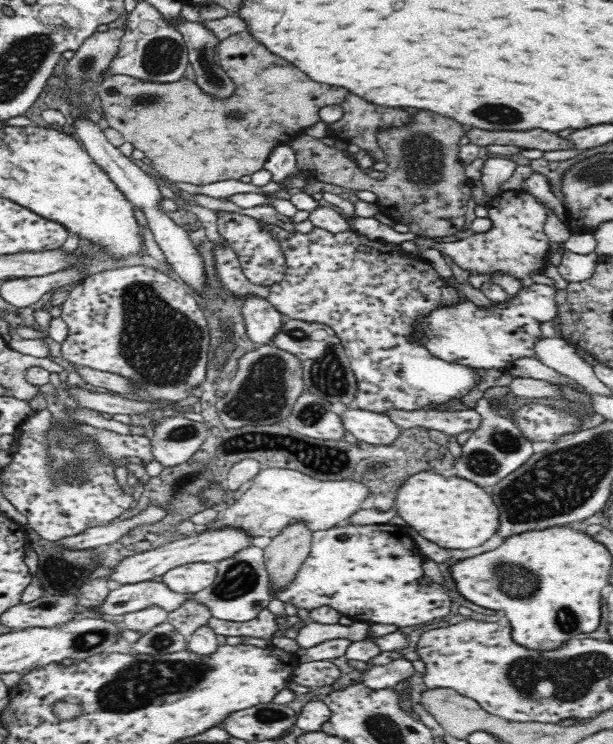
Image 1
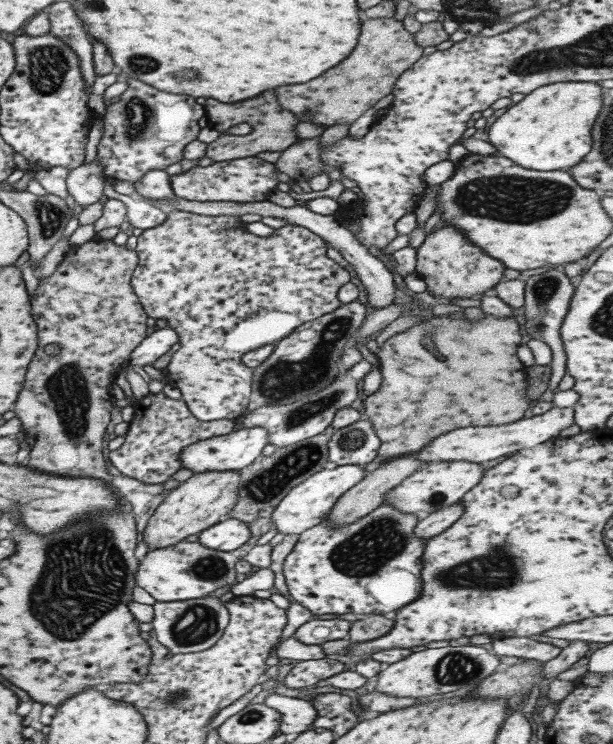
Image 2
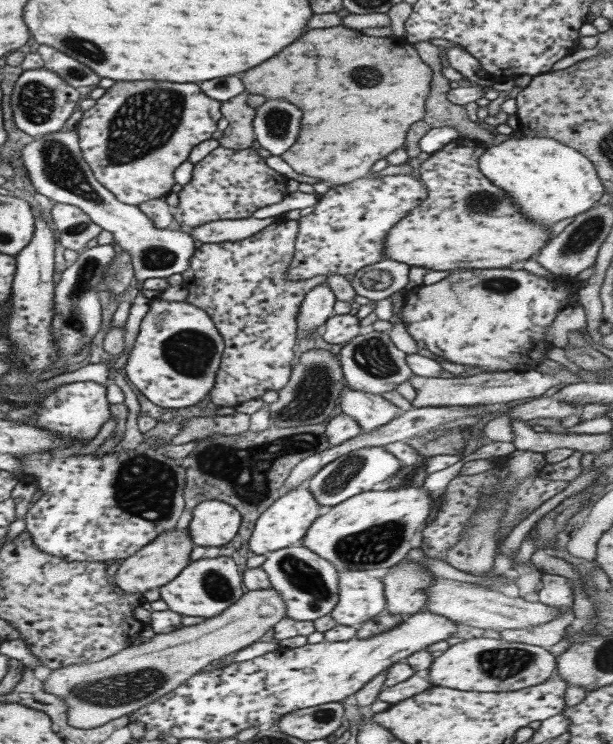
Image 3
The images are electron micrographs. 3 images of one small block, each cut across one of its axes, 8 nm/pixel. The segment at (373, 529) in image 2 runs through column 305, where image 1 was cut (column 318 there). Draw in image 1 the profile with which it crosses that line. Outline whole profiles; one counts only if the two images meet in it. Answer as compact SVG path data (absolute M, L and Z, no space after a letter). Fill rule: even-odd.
M401 521L386 524L341 523L326 530L313 532L311 551L298 569L294 580L284 587L276 589L269 586L272 598L282 600L297 610L304 608L310 612L322 606L334 608L356 622L359 627L371 624L391 624L400 628L429 623L444 619L450 612L451 598L444 587L436 582L424 580L424 562L428 558L422 554L416 542ZM339 534L347 534L347 541L340 541ZM424 582L428 584L424 584Z

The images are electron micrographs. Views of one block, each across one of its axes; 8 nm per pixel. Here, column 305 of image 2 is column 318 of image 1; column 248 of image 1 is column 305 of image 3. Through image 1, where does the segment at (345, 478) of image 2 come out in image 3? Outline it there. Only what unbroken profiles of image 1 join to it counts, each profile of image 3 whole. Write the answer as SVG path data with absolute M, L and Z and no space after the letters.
M305 484L281 493L257 518L248 538L248 549L253 554L267 554L279 548L292 546L302 540L306 530L319 514L318 502L312 497Z

